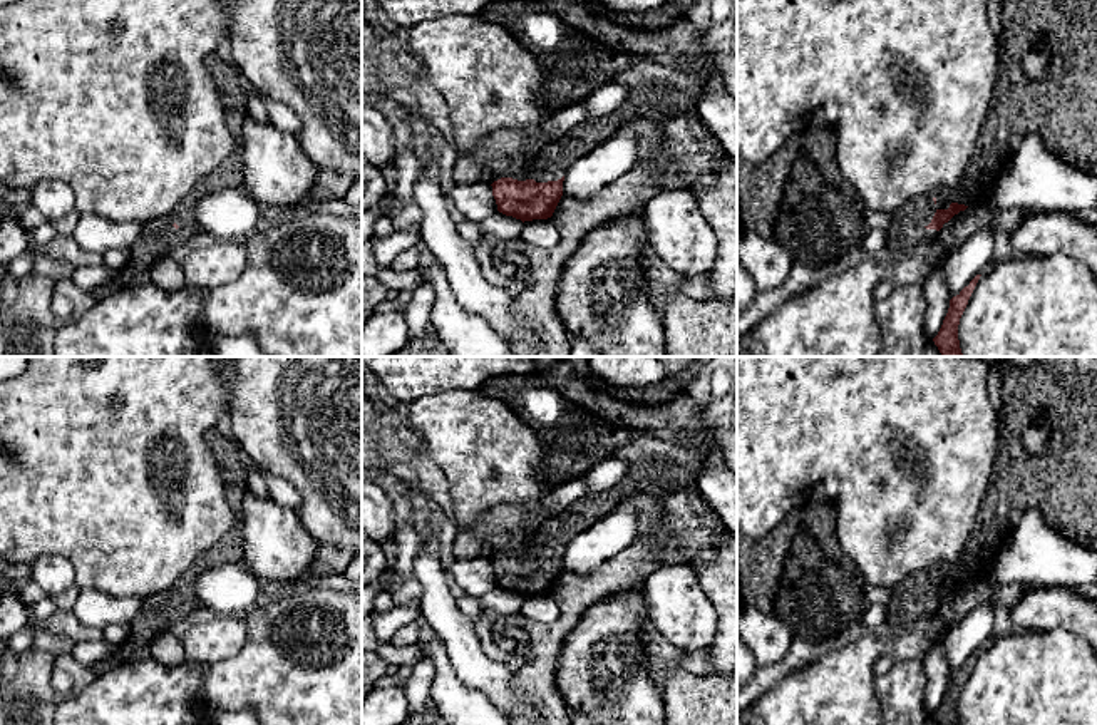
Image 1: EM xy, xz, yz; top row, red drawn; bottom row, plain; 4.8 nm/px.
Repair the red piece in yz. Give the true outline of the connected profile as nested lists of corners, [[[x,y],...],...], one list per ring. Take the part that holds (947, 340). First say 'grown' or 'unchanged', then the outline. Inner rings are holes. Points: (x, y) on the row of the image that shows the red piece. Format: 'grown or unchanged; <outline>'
unchanged; [[[976,275],[968,286],[965,286],[956,296],[950,300],[950,308],[943,325],[938,335],[933,338],[943,357],[963,357],[958,340],[958,325],[980,276],[981,275]]]

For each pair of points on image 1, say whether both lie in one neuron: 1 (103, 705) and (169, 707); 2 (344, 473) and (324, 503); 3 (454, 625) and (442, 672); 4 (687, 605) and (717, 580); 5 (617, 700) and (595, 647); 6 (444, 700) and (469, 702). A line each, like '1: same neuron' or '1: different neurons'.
1: same neuron
2: same neuron
3: different neurons
4: different neurons
5: same neuron
6: same neuron

